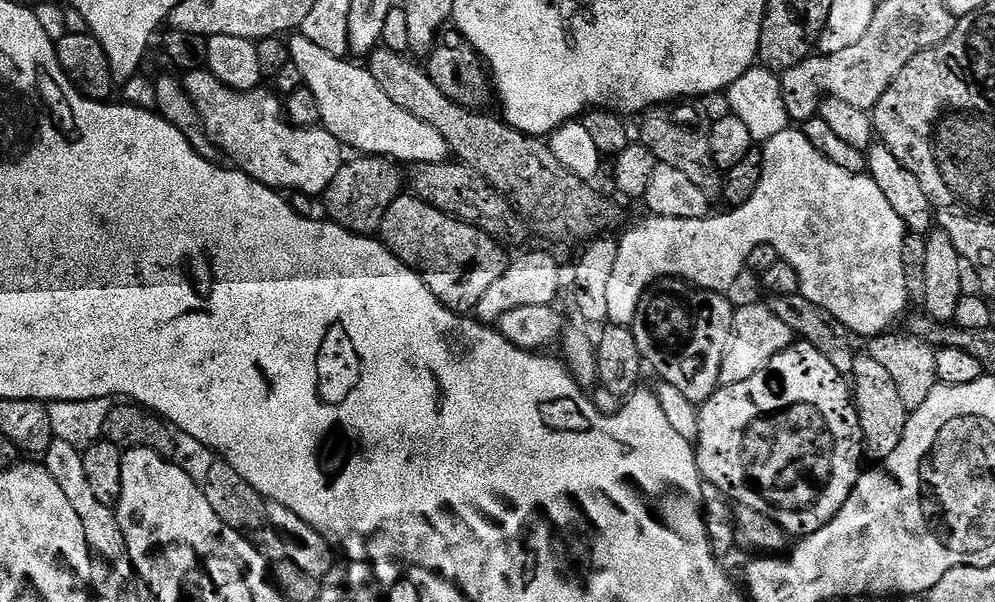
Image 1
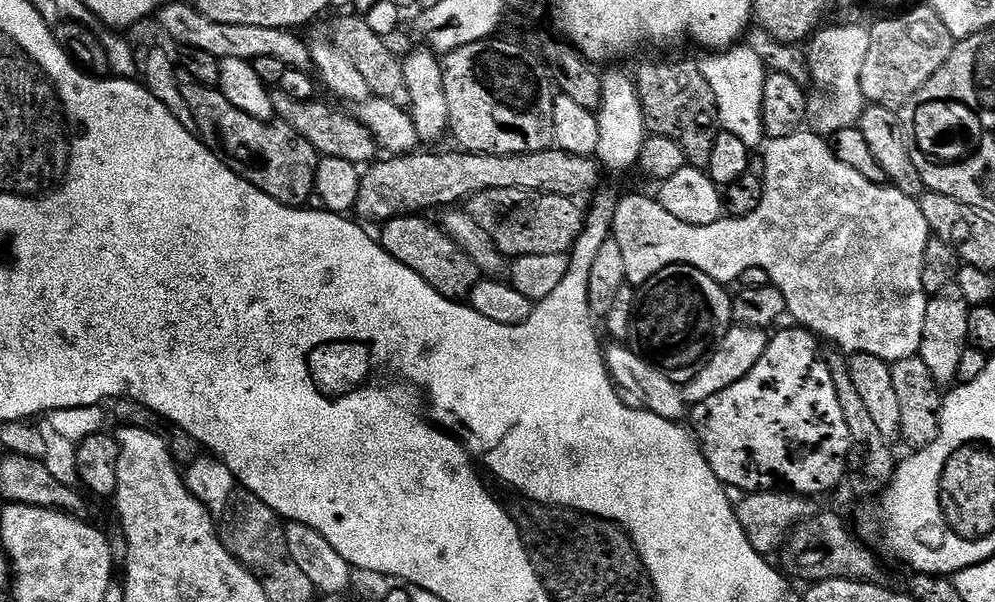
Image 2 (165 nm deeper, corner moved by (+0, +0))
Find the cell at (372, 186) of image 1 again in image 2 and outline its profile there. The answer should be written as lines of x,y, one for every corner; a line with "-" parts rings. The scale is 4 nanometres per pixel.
555,146
541,152
523,152
517,156
491,156
485,152
432,152
436,150
424,150
428,152
413,151
411,154
396,154
391,158
381,159
373,163
363,173
360,186
356,190
355,211
361,212
368,220
380,220
387,222
393,216
403,213
413,204
413,209
424,210
427,204
448,204
444,206
456,206
465,201
475,192
481,192
486,188
531,188
542,192
559,192
573,198
579,197
579,192
591,193
597,187
602,168
591,156
579,156
562,151

